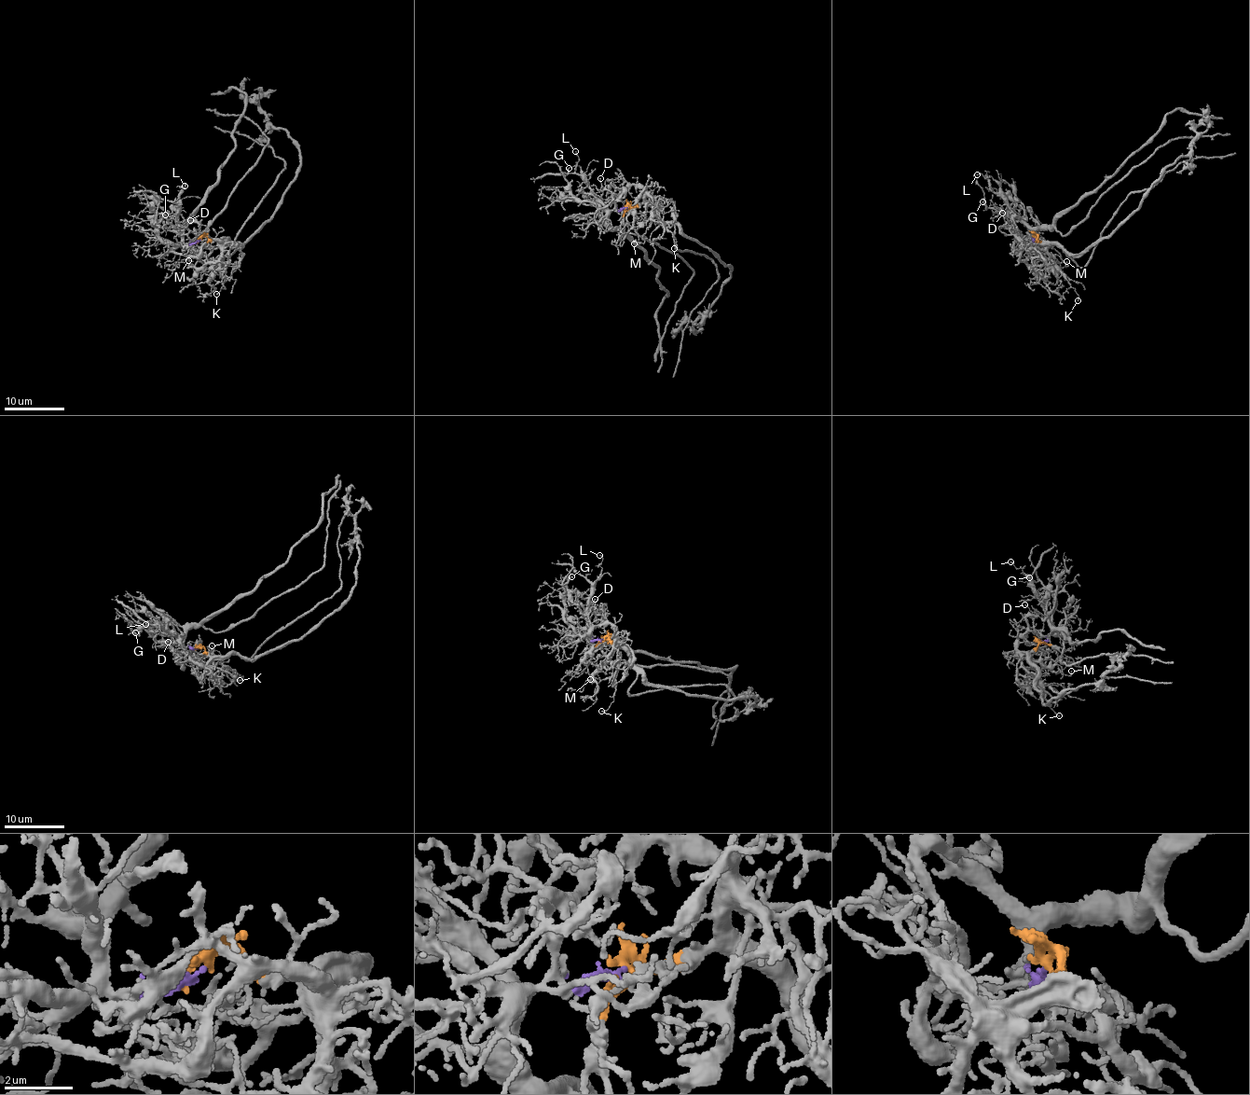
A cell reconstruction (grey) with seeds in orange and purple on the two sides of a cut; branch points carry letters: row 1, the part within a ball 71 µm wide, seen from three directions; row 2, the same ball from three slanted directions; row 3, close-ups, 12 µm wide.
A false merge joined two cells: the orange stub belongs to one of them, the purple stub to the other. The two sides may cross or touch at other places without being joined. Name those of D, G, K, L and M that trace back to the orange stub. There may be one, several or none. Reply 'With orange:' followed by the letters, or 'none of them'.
With orange: K, M

